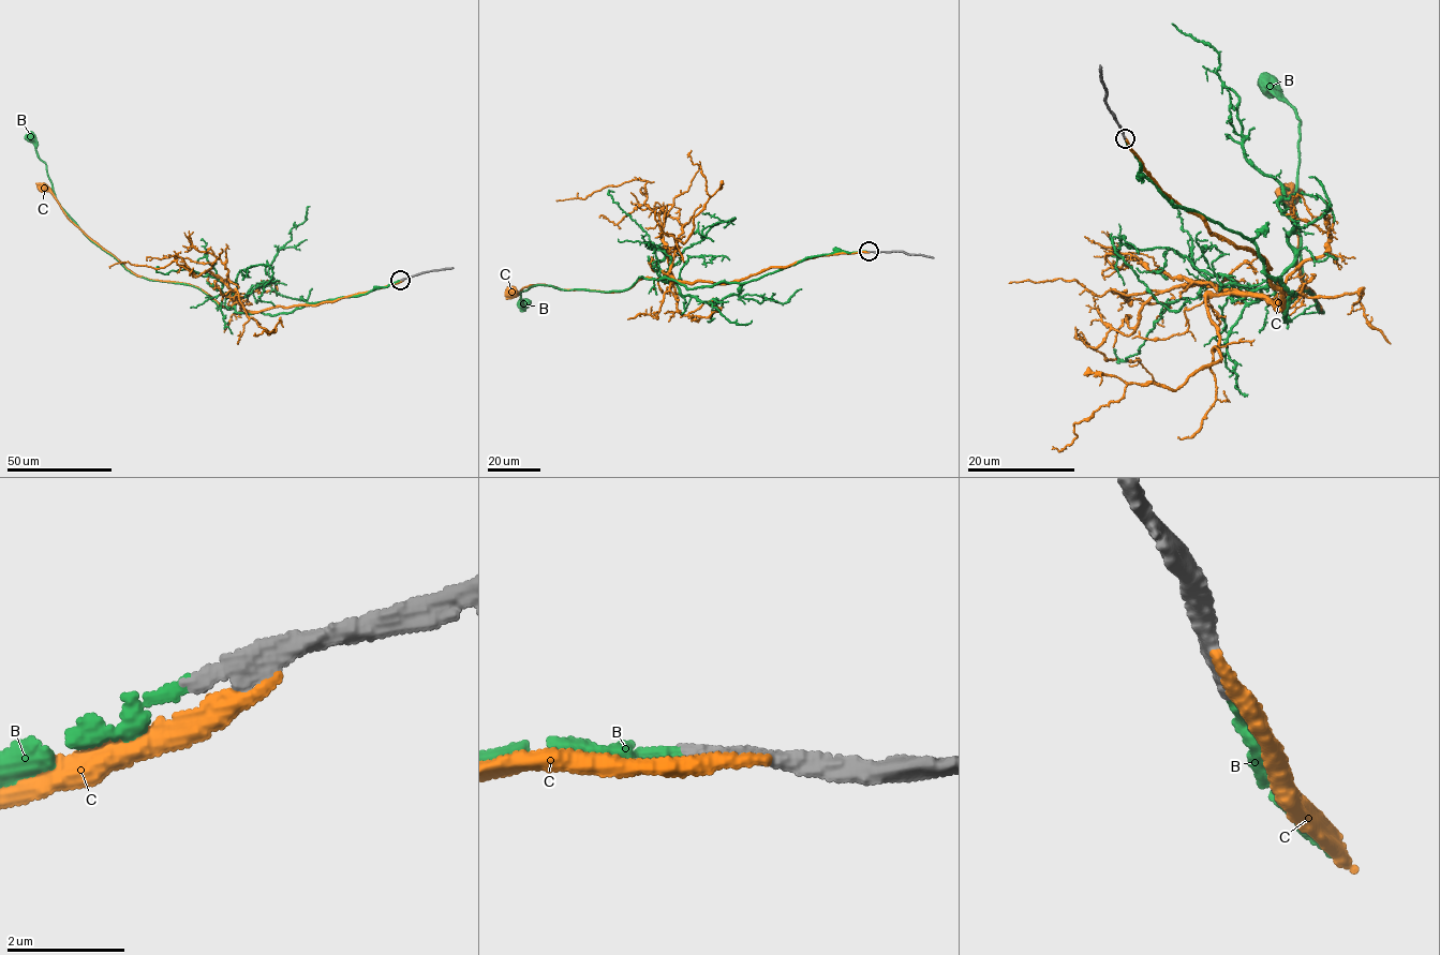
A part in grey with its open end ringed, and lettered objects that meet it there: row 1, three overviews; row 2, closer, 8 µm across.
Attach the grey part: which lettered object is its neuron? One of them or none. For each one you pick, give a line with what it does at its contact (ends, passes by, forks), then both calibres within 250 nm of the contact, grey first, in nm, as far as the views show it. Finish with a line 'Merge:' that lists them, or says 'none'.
B: It ends there. Thickness 280 nm (grey) against 180 nm
Merge: B

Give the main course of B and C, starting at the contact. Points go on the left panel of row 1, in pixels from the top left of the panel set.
B: (401, 280), (270, 315), (238, 313), (192, 285), (138, 277), (89, 239), (62, 208), (29, 136)
C: (403, 280), (311, 306), (252, 312), (236, 302), (223, 307), (191, 284), (136, 275), (67, 217), (43, 187)

